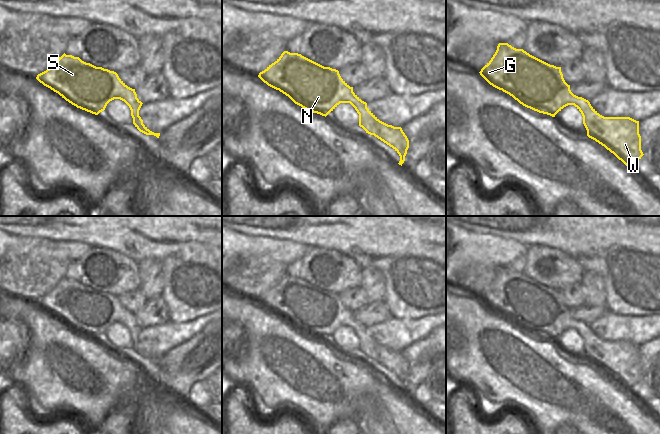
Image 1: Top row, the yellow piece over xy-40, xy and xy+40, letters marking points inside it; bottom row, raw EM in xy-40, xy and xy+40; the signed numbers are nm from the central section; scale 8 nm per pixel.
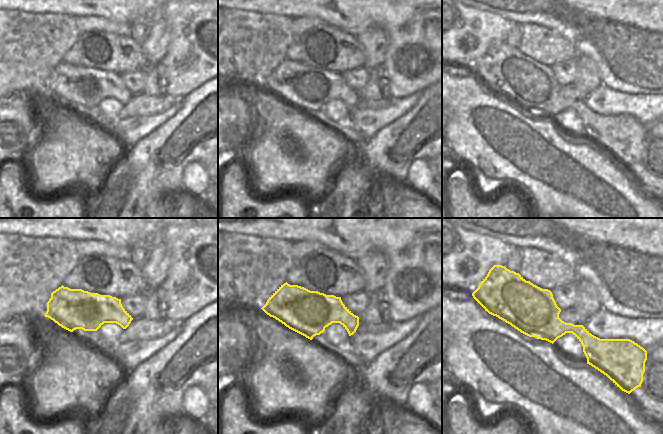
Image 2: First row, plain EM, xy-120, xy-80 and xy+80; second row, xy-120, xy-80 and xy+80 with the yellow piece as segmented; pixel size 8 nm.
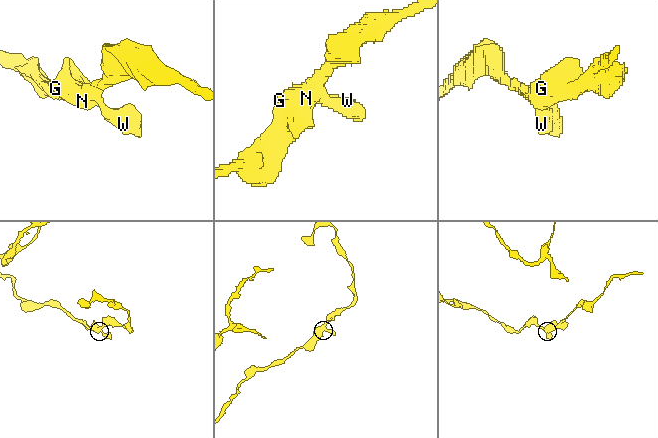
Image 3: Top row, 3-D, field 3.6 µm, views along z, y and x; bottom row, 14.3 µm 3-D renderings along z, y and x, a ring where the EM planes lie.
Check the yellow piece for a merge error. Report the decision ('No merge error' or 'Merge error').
No merge error.

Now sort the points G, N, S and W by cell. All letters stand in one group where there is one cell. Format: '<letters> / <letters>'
G N S W

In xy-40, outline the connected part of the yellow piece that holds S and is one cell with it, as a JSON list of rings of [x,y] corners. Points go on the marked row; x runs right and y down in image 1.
[[[64,53],[36,79],[72,105],[95,115],[104,111],[110,101],[120,99],[129,106],[133,124],[140,132],[160,136],[143,124],[139,116],[143,103],[137,98],[135,89],[128,87],[114,71]]]

